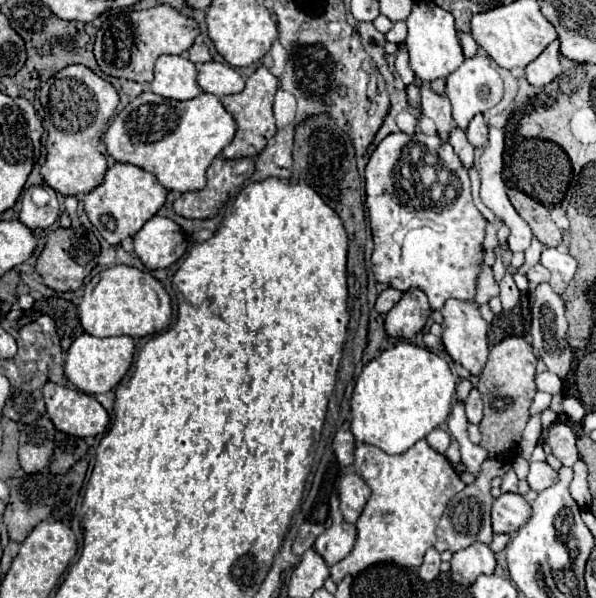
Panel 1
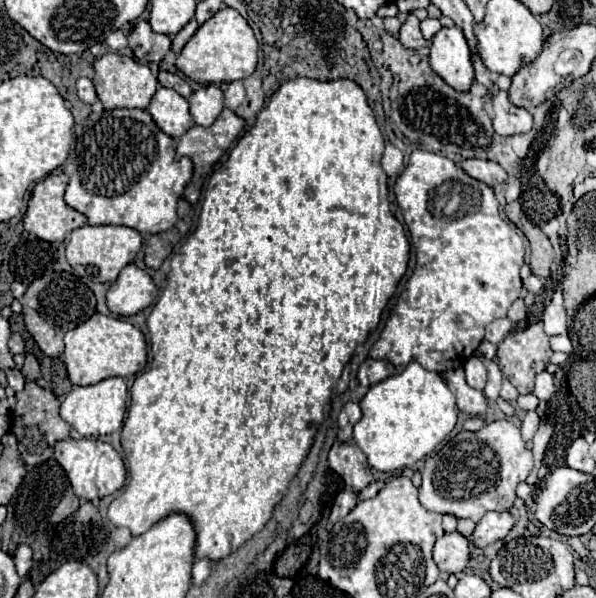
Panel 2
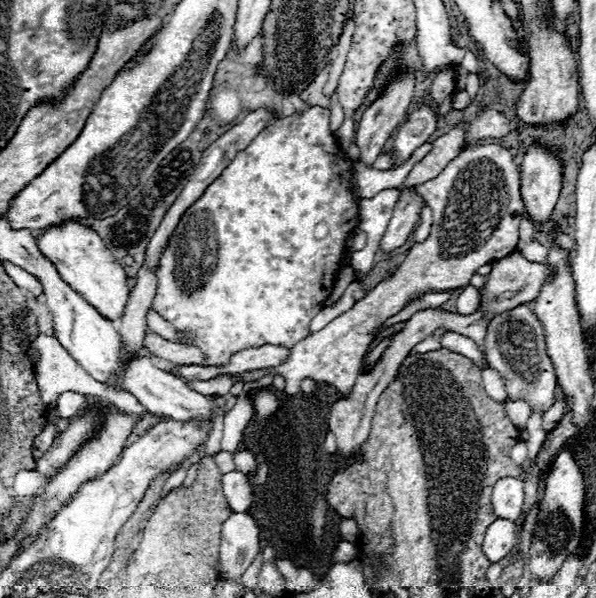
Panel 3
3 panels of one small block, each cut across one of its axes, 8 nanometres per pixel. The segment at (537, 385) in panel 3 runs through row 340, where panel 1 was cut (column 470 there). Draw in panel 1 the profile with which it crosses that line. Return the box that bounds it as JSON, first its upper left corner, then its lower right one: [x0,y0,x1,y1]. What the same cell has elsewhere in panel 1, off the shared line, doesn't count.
[436,460,504,552]

